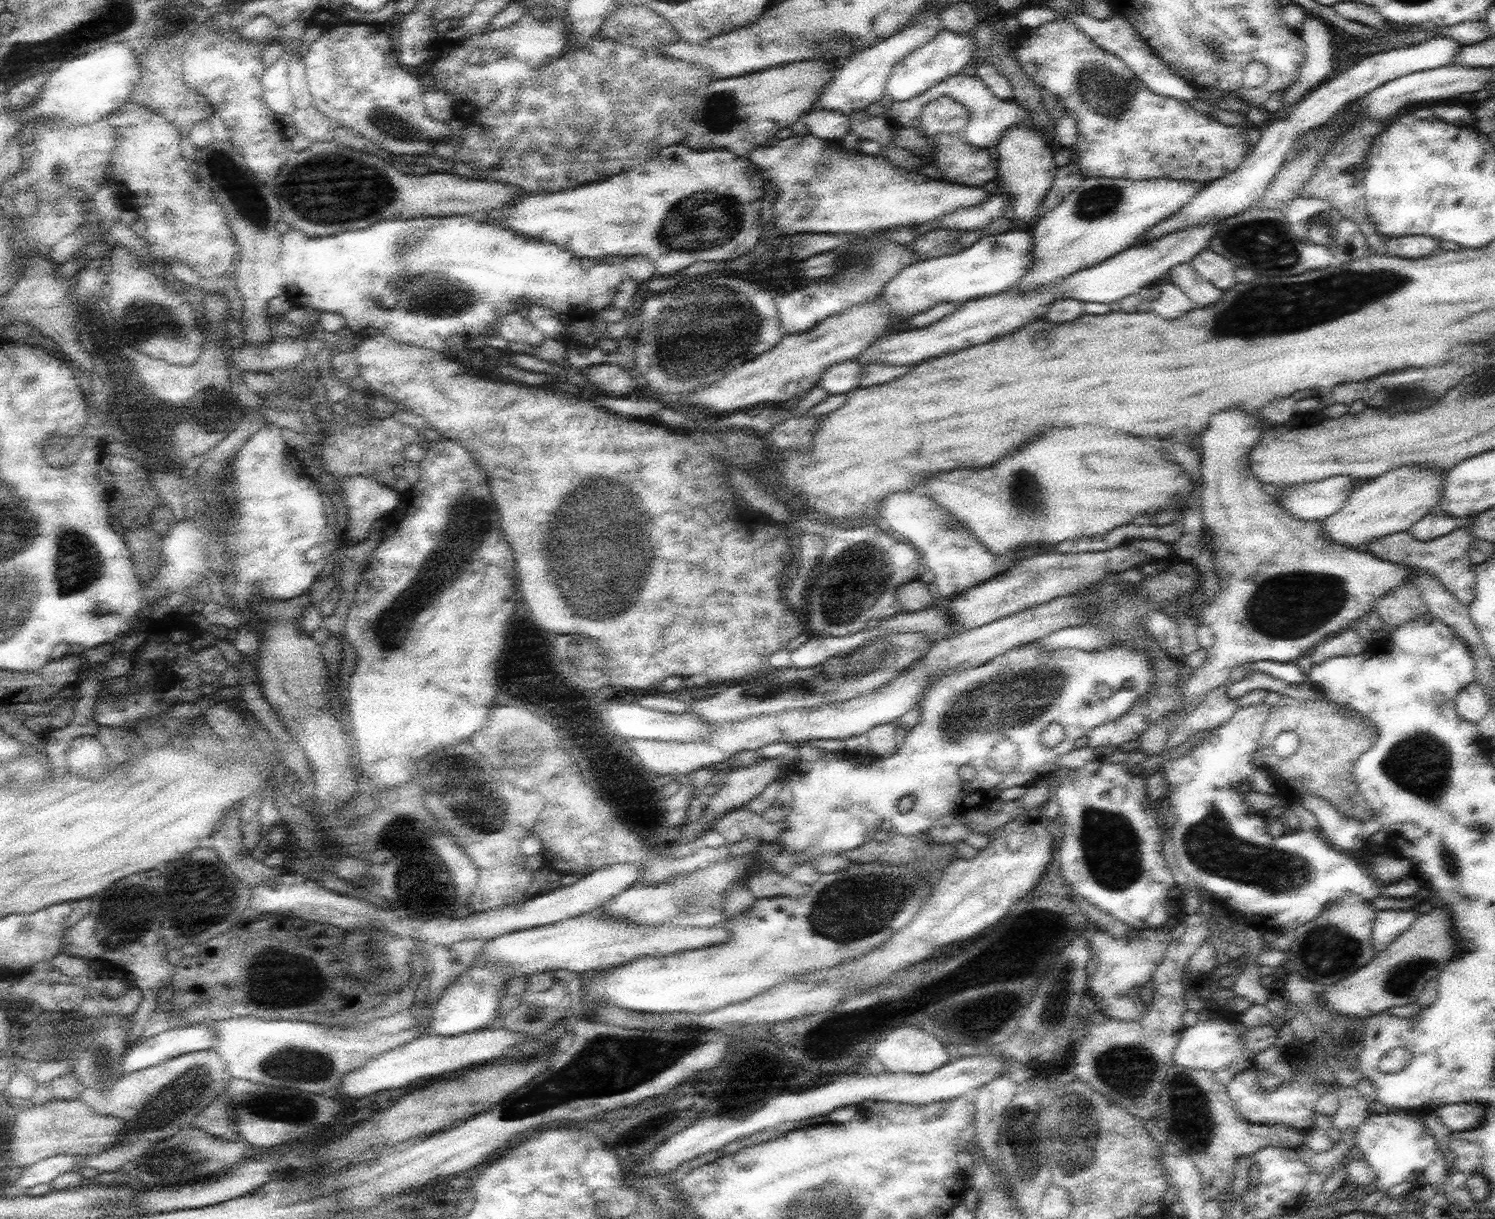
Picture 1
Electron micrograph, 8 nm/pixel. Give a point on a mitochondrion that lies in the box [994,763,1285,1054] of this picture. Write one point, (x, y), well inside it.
(1112, 846)

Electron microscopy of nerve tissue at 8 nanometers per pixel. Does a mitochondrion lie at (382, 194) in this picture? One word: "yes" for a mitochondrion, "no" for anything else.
yes

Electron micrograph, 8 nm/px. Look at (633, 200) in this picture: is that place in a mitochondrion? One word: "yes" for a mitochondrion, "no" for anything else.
no

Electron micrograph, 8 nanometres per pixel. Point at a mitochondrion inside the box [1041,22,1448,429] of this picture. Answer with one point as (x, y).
(1329, 298)

